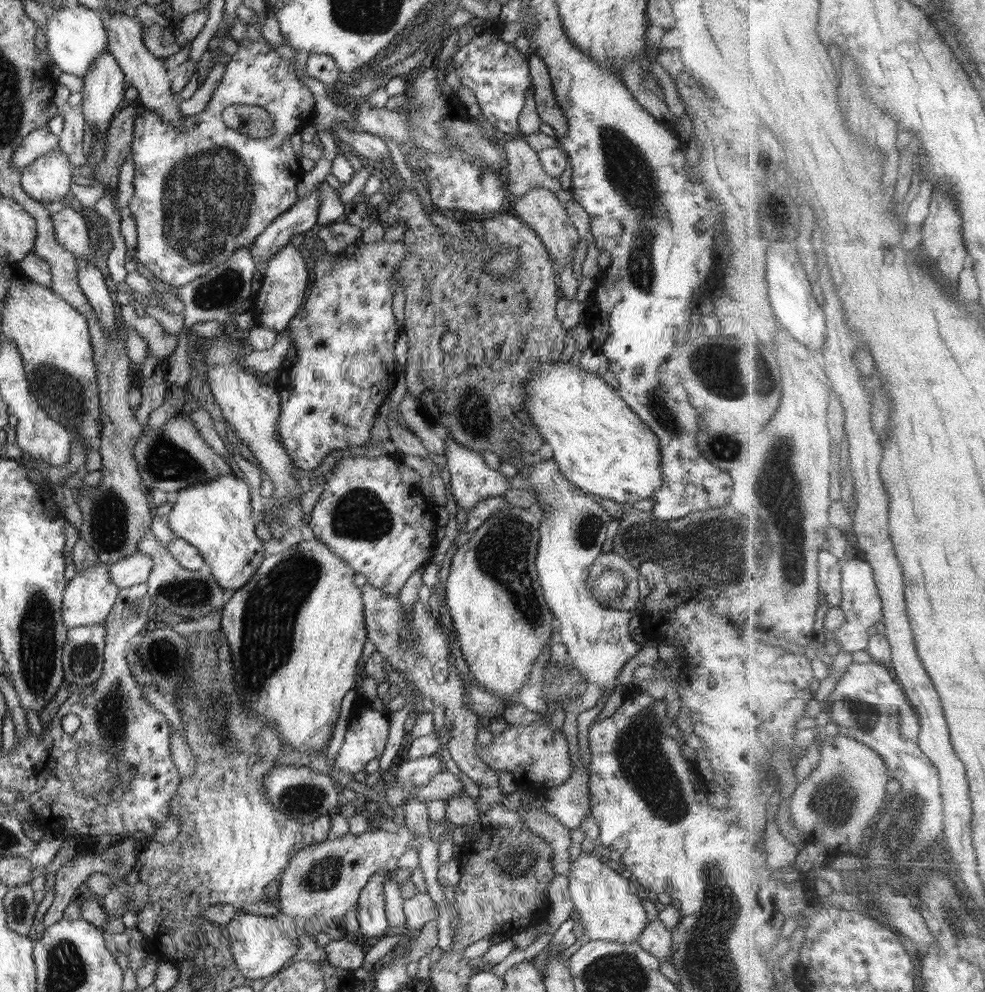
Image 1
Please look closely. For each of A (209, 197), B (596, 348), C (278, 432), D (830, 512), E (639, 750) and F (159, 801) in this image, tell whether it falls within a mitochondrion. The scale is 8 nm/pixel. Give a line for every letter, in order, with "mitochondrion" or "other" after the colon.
A: mitochondrion
B: other
C: other
D: other
E: mitochondrion
F: other

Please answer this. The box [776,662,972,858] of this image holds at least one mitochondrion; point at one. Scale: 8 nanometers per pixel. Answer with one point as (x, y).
(837, 802)

